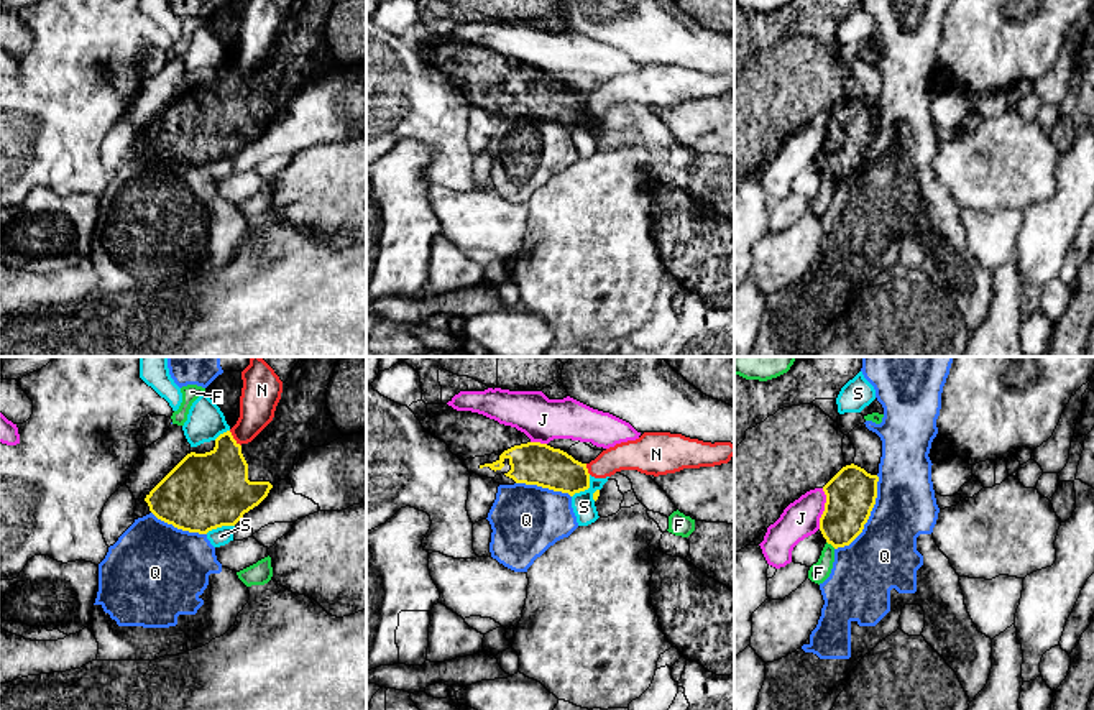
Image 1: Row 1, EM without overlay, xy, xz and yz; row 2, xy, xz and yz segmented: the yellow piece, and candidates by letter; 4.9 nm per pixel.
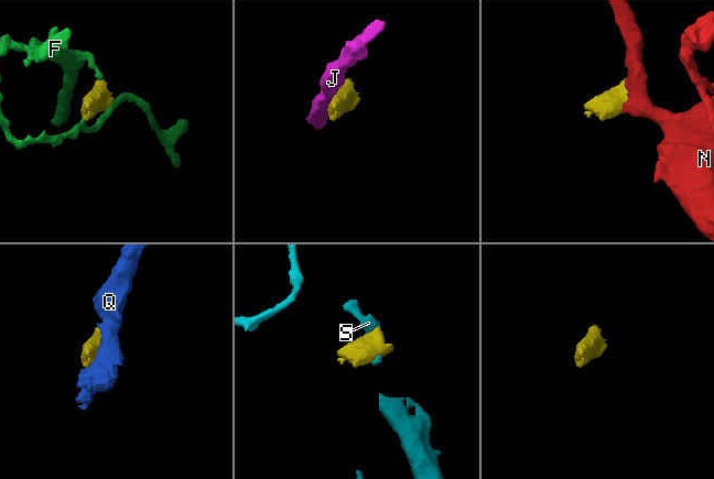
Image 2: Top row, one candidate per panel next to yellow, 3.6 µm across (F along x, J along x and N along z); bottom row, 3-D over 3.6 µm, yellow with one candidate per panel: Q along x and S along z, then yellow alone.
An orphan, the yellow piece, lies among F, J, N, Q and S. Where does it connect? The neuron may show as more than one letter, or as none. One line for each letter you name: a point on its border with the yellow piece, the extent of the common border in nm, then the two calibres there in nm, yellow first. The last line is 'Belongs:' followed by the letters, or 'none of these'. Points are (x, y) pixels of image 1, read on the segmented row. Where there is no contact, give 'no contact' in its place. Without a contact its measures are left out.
Belongs: none of these

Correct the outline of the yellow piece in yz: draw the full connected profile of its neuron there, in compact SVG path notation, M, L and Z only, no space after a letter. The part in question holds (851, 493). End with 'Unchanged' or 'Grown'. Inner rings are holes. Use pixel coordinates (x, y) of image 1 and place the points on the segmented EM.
M851 463L825 486L825 511L820 531L834 549L849 546L864 529L877 498L877 475Z. Unchanged

